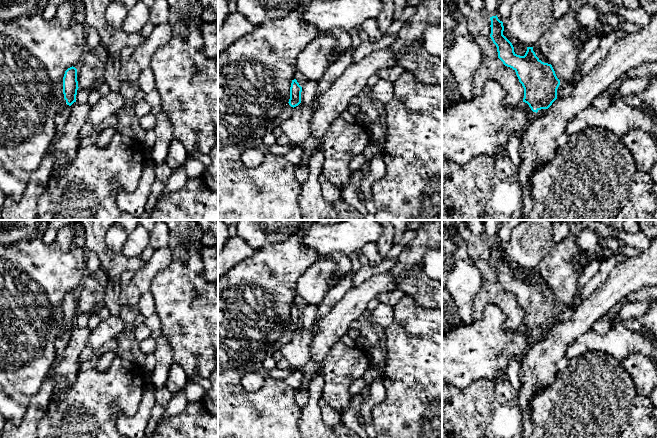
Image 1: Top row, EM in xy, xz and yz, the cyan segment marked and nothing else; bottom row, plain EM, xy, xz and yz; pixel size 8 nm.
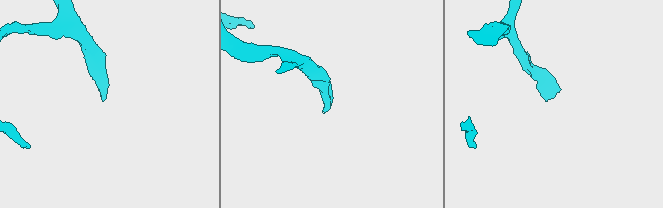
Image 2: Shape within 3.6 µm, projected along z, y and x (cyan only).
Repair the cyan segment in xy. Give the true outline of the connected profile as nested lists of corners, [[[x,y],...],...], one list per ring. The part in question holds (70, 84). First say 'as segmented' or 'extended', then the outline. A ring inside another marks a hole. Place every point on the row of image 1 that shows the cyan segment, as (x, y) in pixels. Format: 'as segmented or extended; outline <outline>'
extended; outline [[[70,67],[65,71],[63,77],[63,94],[64,100],[61,105],[60,110],[55,116],[56,123],[56,134],[48,148],[48,151],[52,151],[55,149],[56,144],[58,142],[61,129],[63,125],[66,123],[67,118],[70,115],[70,106],[76,102],[76,95],[78,90],[78,81],[77,81],[77,69],[75,67]]]

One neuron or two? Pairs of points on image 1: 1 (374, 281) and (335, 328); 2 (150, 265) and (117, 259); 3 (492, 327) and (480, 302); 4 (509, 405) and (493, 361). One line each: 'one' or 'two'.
1: one
2: two
3: two
4: two

